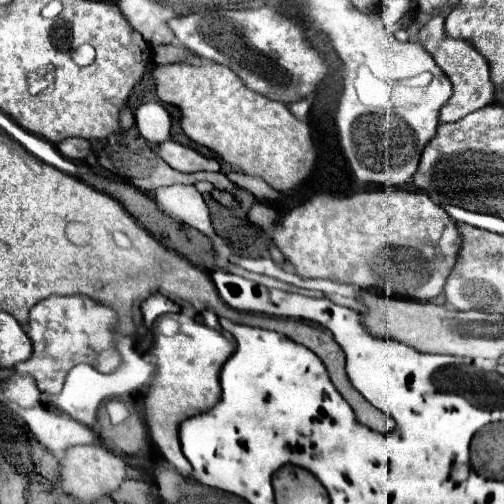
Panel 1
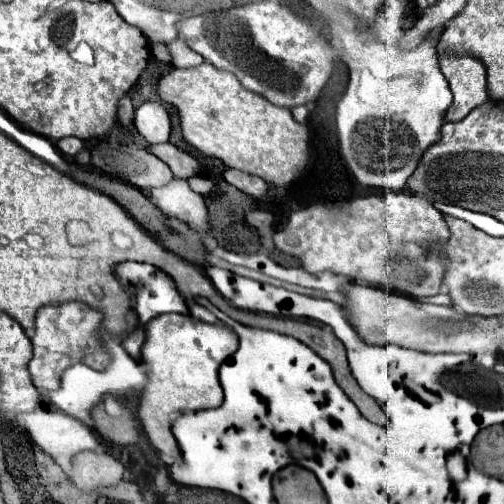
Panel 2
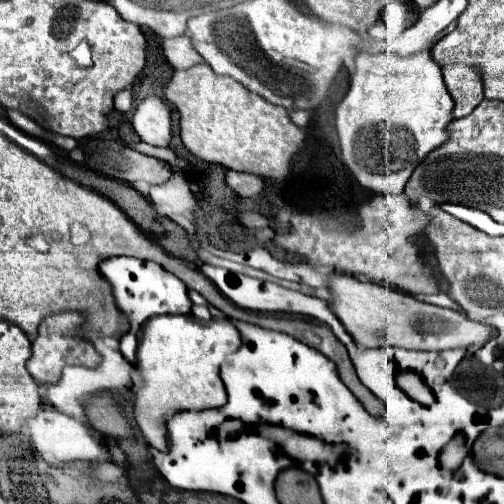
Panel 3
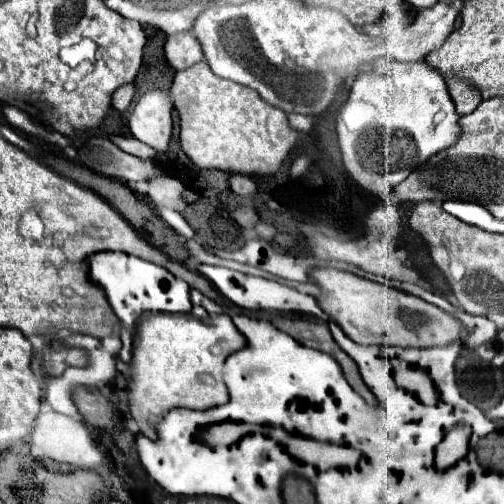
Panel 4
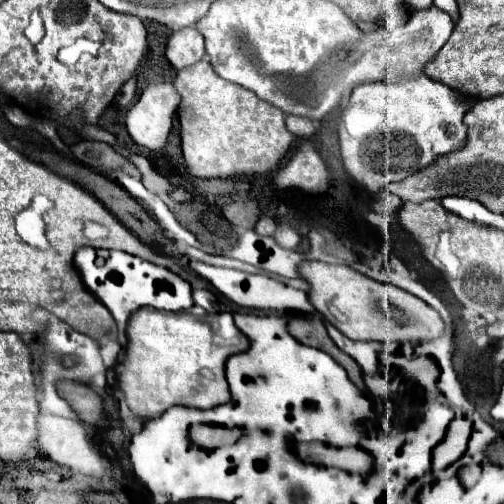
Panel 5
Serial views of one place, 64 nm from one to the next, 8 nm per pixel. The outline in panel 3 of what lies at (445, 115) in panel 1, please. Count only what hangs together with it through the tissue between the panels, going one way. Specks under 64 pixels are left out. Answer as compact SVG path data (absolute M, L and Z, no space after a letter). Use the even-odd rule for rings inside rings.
M448 64L442 68L446 88L454 98L454 118L468 116L482 100L482 82L474 68L466 64Z

